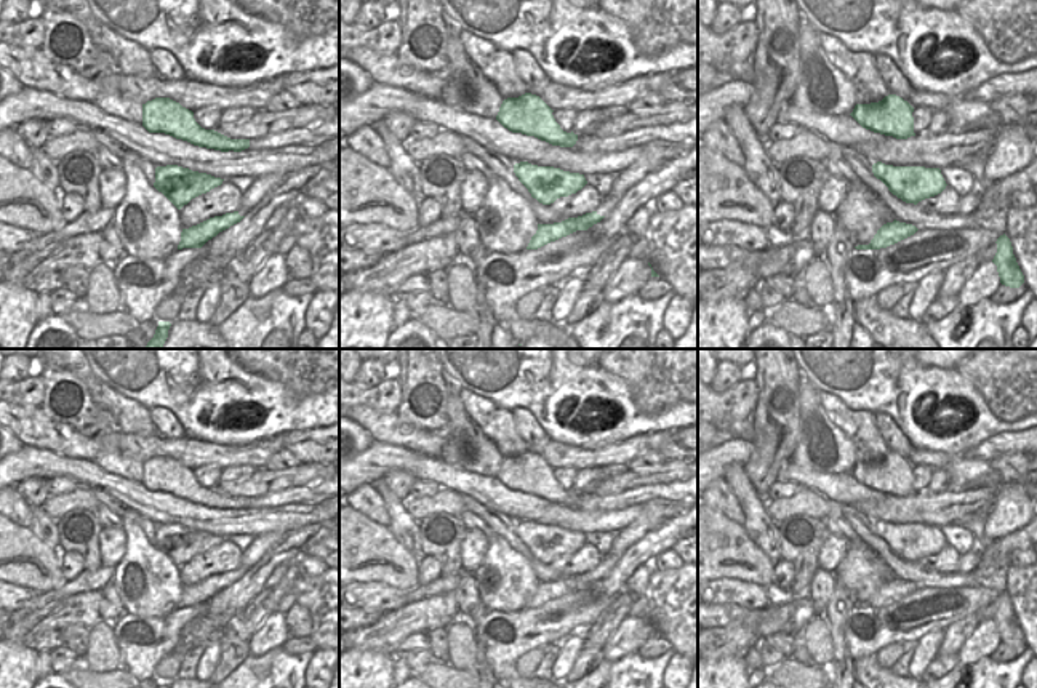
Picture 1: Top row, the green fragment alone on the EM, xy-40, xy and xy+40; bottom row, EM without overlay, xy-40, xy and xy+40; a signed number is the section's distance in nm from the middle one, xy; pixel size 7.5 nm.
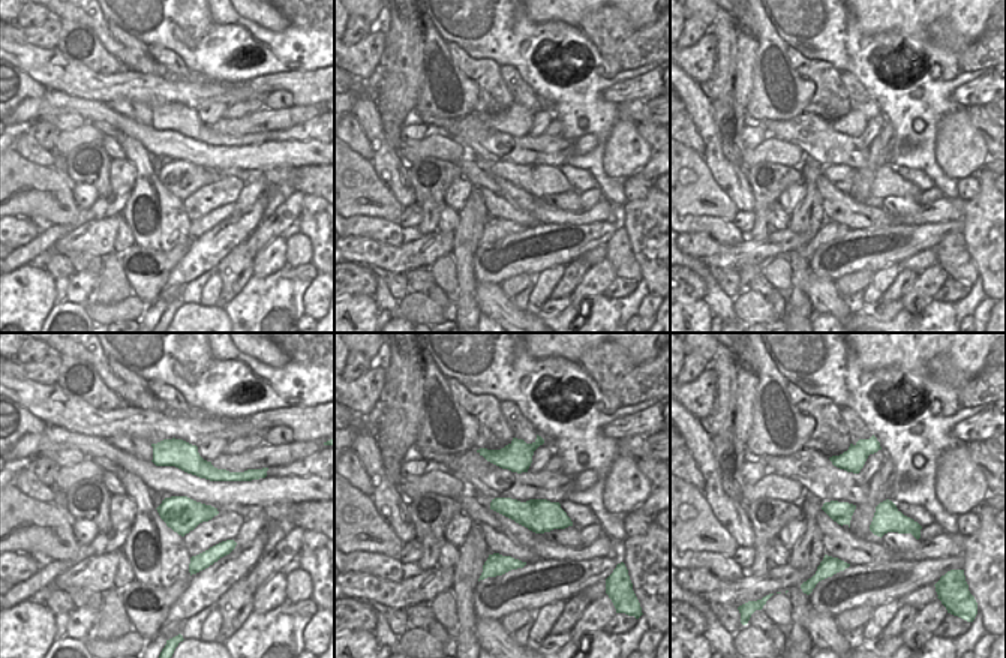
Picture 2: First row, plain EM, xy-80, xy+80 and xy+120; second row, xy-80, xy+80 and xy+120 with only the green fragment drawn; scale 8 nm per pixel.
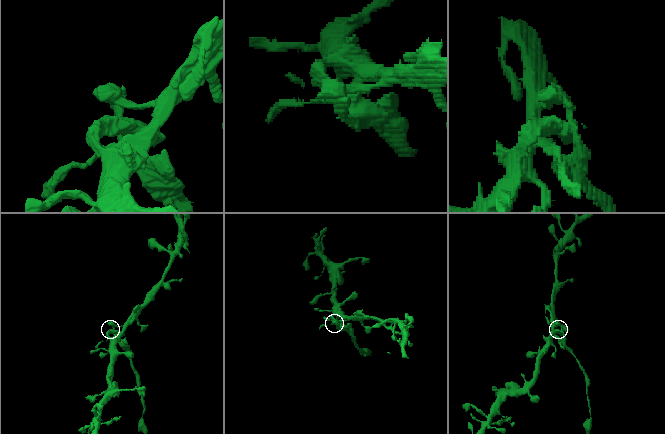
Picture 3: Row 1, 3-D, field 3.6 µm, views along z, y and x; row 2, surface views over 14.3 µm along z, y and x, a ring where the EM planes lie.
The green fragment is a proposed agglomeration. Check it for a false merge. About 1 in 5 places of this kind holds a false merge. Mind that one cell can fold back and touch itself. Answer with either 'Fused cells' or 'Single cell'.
Fused cells

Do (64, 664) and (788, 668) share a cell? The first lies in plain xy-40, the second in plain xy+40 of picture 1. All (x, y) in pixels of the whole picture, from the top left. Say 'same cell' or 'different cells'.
different cells

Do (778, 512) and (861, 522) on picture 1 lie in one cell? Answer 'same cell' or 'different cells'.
different cells

